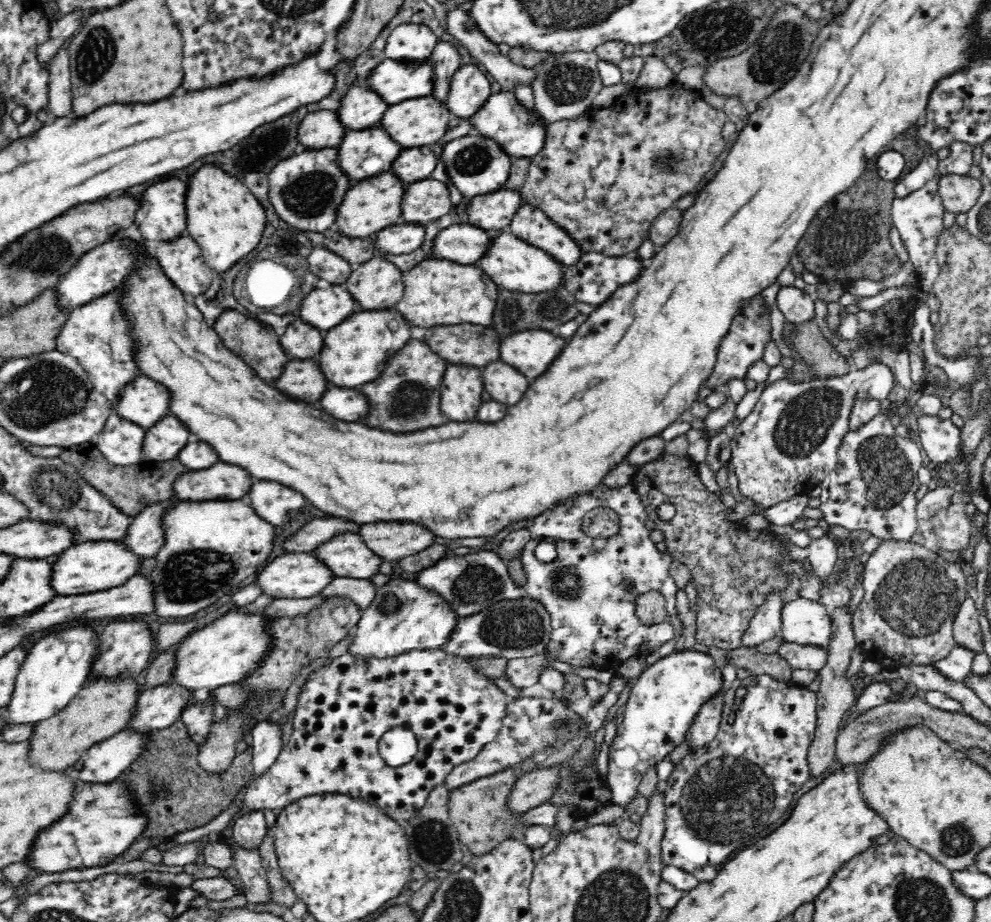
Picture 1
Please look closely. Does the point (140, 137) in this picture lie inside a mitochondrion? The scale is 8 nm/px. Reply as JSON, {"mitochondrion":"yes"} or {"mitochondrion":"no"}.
{"mitochondrion":"no"}

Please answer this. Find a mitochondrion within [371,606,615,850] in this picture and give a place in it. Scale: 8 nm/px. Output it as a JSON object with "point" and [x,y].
{"point":[561,724]}

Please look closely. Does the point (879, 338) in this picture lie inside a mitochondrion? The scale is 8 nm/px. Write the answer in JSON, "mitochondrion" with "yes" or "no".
{"mitochondrion":"no"}

